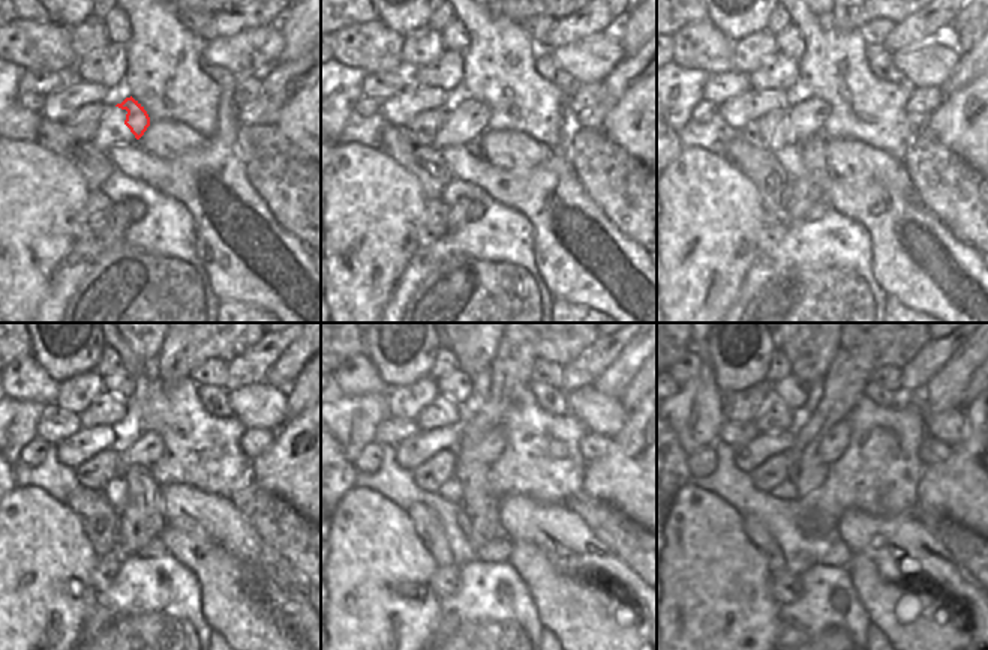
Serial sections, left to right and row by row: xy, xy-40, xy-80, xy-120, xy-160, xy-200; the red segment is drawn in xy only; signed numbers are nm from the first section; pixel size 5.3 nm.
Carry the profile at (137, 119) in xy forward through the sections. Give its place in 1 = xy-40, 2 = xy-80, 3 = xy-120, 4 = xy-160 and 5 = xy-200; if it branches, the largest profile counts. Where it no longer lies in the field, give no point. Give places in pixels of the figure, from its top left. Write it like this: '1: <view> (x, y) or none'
1: xy-40 (476, 116)
2: xy-80 (813, 113)
3: xy-120 (147, 448)
4: xy-160 (489, 449)
5: xy-200 (834, 443)

